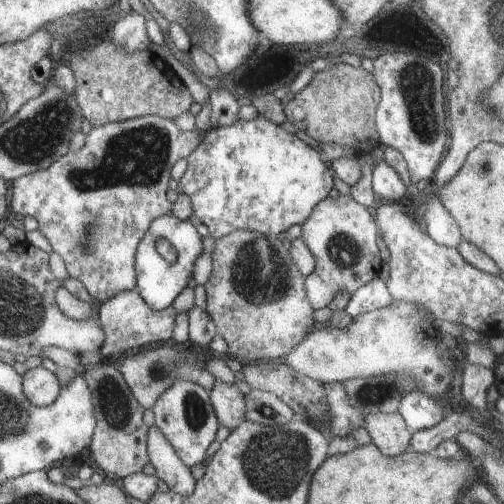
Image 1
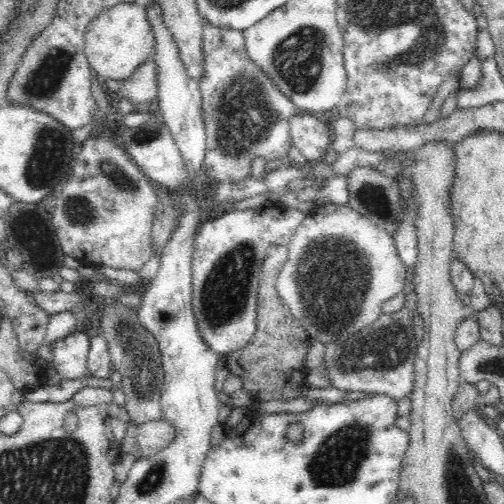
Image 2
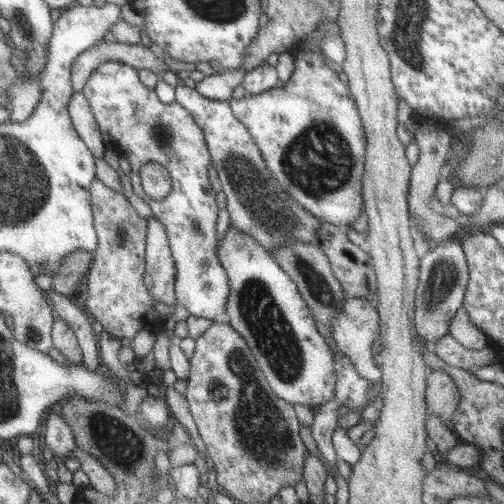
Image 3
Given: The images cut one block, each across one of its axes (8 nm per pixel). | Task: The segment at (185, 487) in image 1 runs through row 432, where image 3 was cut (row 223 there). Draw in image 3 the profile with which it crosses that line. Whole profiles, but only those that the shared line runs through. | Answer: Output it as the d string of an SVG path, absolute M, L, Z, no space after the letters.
M157 218L147 220L147 246L145 246L145 288L167 306L175 306L175 260L171 256L169 238Z

